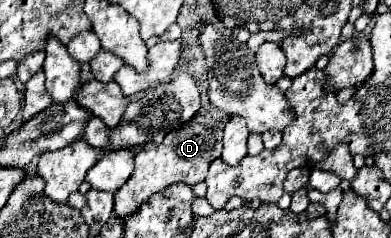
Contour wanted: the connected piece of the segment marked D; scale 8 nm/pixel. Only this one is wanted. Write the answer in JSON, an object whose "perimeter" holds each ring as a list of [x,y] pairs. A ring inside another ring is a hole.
{"perimeter":[[[202,92],[202,102],[204,106],[198,110],[198,114],[178,130],[172,130],[162,144],[150,142],[148,146],[138,148],[140,152],[136,154],[136,170],[132,178],[120,188],[120,192],[114,194],[114,212],[118,216],[124,218],[134,214],[142,202],[146,202],[152,194],[162,192],[170,184],[186,182],[194,186],[206,178],[208,166],[222,154],[222,130],[230,116],[210,104],[206,92]]]}

